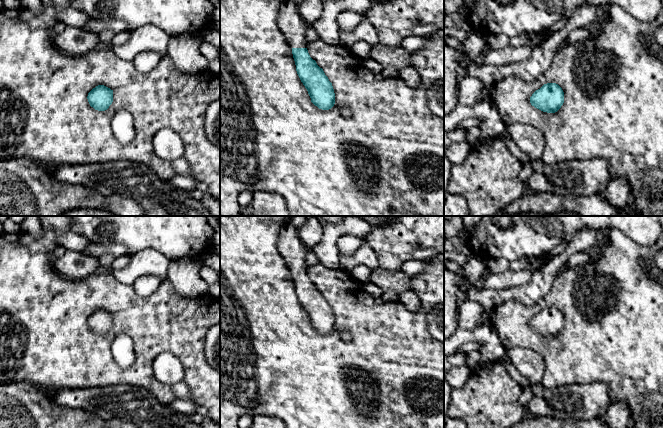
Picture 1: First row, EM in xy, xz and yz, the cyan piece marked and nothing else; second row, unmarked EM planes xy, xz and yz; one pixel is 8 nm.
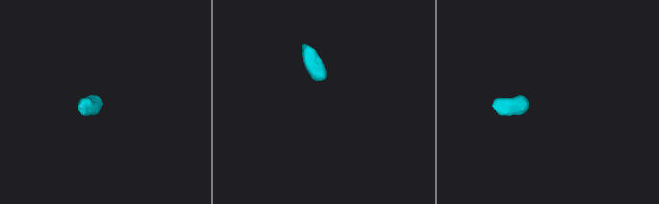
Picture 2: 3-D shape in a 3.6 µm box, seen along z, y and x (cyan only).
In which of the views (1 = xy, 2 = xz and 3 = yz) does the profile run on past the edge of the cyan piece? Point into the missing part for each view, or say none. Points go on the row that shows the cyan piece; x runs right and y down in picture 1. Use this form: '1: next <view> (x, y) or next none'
1: next none
2: next xz (292, 25)
3: next none

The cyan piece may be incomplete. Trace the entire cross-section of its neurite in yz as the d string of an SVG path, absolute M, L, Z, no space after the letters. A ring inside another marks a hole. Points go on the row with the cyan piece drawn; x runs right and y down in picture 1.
M547 83L532 94L530 103L543 112L555 113L564 103L564 92L558 84Z

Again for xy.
M98 85L88 93L87 99L95 110L105 111L113 102L113 90L104 85Z

